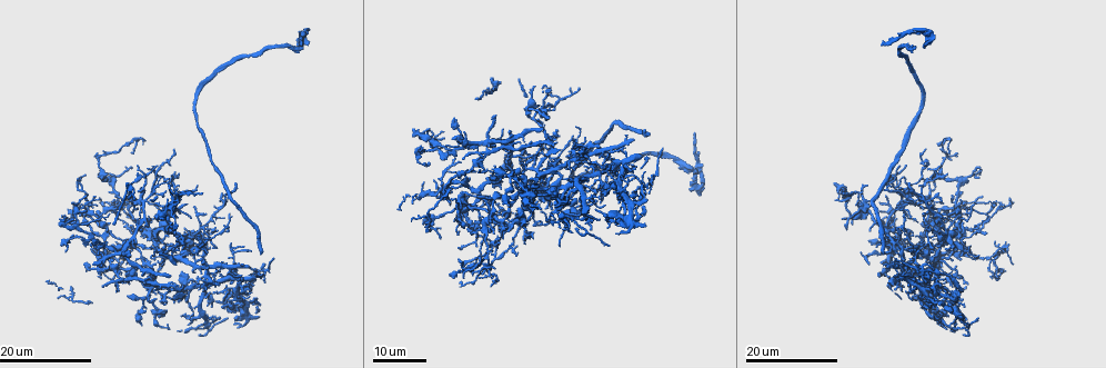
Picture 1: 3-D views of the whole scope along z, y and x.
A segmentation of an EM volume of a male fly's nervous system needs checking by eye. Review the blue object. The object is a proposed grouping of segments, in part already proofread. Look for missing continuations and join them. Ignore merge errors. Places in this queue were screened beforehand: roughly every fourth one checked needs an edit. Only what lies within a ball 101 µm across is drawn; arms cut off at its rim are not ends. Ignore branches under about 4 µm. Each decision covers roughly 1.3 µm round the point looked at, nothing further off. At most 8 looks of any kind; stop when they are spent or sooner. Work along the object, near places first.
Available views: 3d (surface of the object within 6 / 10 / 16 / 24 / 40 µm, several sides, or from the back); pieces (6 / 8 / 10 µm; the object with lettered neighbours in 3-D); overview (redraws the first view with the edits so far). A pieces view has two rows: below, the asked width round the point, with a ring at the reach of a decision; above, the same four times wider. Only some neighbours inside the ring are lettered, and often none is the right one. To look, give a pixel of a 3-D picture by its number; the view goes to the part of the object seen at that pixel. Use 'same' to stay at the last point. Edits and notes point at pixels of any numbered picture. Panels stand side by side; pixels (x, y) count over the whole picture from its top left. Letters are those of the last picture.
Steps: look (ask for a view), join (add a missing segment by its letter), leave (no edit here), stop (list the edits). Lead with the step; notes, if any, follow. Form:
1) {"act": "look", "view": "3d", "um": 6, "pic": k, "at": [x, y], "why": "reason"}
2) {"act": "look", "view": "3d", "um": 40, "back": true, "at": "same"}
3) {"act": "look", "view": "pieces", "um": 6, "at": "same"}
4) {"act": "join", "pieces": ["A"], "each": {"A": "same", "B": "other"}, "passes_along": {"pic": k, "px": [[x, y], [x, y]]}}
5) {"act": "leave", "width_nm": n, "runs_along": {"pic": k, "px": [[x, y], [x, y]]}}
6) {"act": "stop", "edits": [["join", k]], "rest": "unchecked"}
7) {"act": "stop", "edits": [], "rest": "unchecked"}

{"act": "look", "view": "3d", "um": 16, "pic": 1, "at": [924, 207], "why": "branch stops here"}

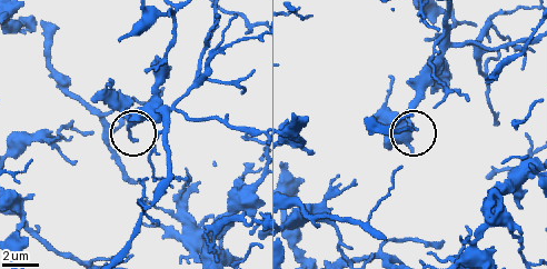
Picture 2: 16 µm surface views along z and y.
{"act": "look", "view": "pieces", "um": 6, "pic": 2, "at": [133, 138]}

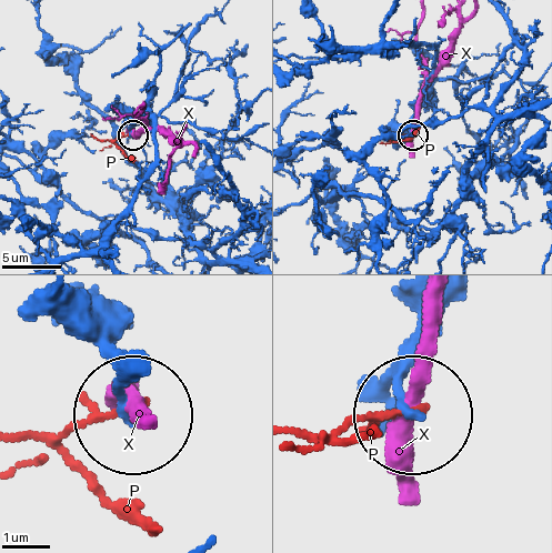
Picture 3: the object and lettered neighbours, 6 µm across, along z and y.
{"act": "leave", "each": {"P": "other", "X": "other"}, "found": "no lettered segment goes on from it"}

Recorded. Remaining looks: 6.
{"act": "look", "view": "3d", "um": 24, "pic": 1, "at": [888, 236], "why": "thin end"}

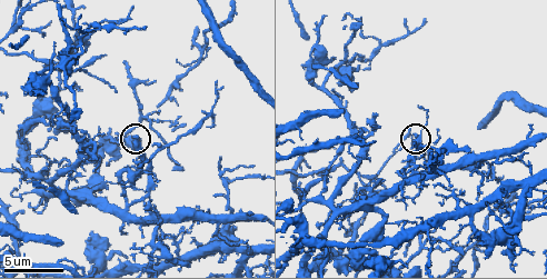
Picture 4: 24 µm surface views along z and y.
{"act": "look", "view": "pieces", "um": 6, "pic": 4, "at": [416, 135]}

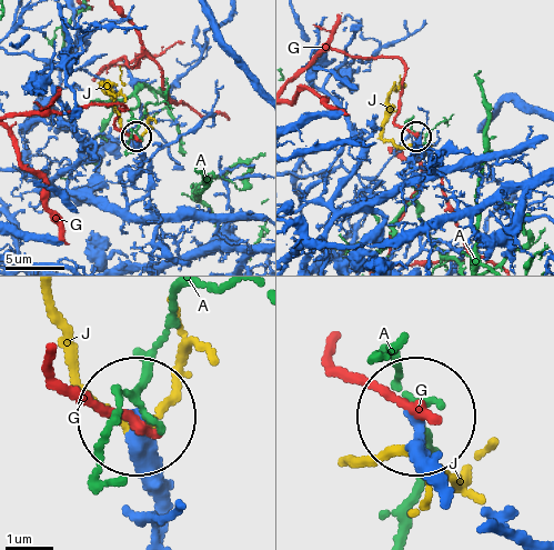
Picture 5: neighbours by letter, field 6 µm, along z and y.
{"act": "join", "pieces": ["J"], "each": {"A": "other", "G": "other", "J": "same"}, "found": "it goes on there"}

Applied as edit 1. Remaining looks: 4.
{"act": "look", "view": "overview"}

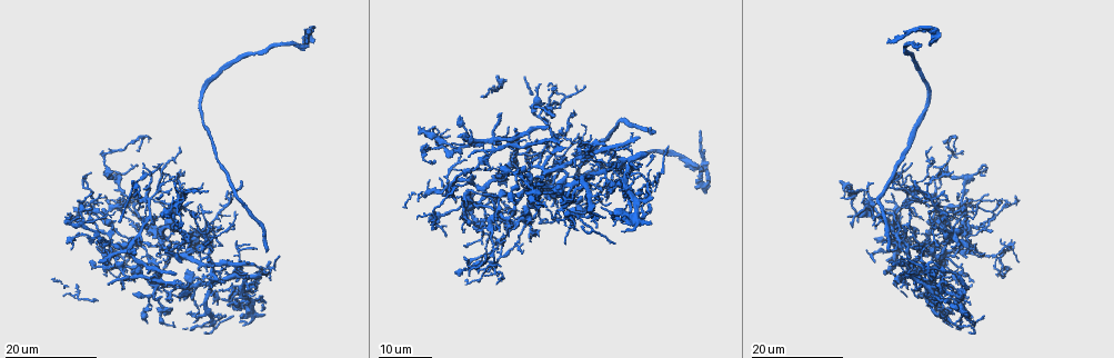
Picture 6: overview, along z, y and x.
{"act": "look", "view": "3d", "um": 24, "pic": 6, "at": [457, 272], "why": "an open end"}

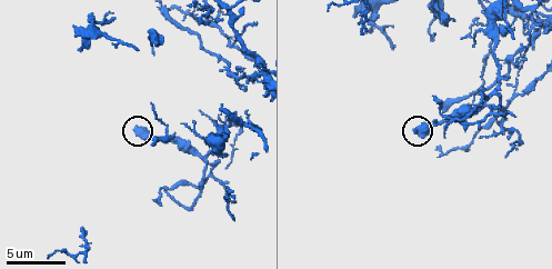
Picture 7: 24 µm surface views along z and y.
{"act": "look", "view": "3d", "um": 6, "pic": 7, "at": [136, 127]}

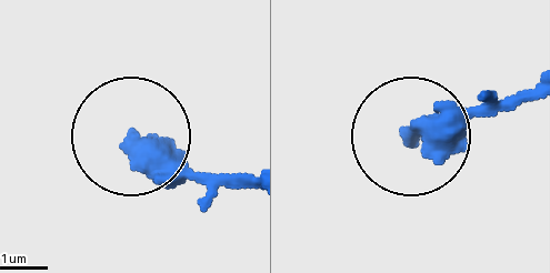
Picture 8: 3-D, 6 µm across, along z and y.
{"act": "look", "view": "pieces", "um": 6, "pic": 8, "at": [131, 141], "why": "what lies round it"}

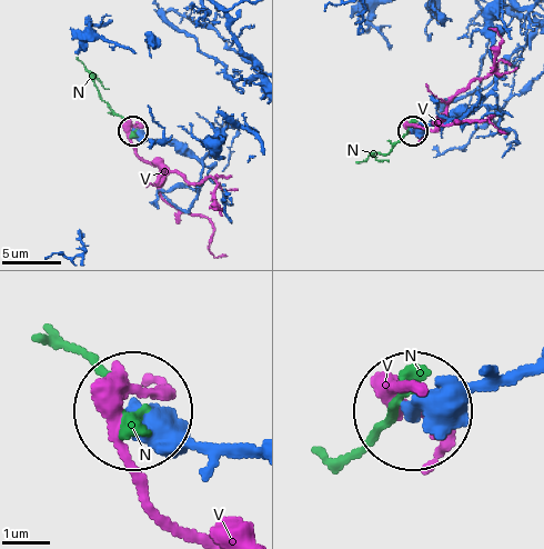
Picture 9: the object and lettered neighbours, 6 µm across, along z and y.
{"act": "leave", "each": {"N": "other", "V": "other"}, "found": "no lettered segment goes on from it"}

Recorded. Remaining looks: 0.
{"act": "stop", "edits": [["join", 5]], "rest": "unchecked"}

